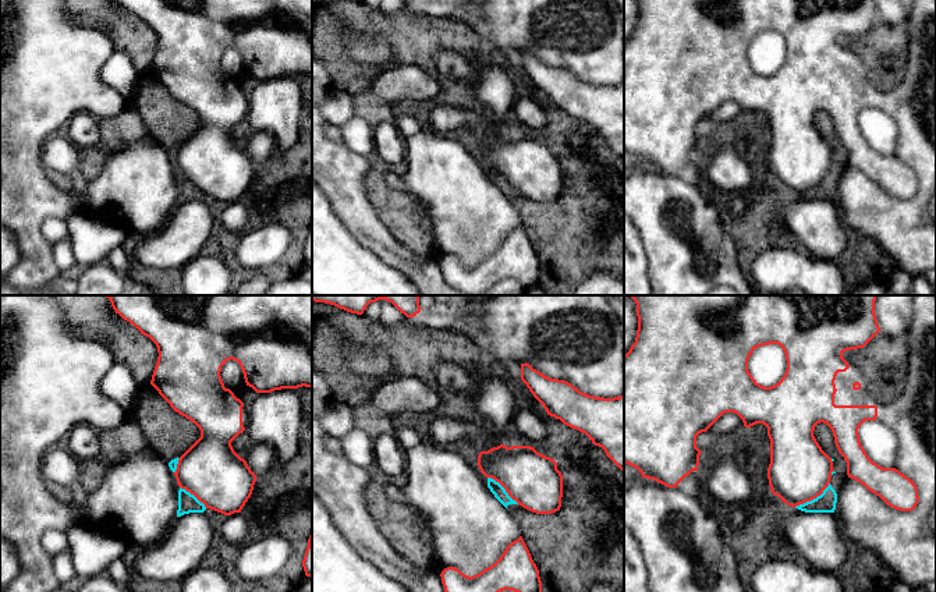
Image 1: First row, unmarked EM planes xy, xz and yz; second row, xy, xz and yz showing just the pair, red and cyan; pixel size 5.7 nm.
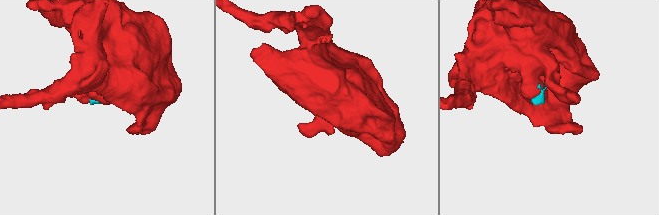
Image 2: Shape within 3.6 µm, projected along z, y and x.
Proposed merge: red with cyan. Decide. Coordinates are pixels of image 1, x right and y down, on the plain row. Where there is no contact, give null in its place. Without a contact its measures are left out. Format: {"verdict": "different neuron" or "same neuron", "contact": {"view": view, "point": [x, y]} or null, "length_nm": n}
{"verdict": "different neuron", "contact": {"view": "yz", "point": [814, 185]}, "length_nm": 240}

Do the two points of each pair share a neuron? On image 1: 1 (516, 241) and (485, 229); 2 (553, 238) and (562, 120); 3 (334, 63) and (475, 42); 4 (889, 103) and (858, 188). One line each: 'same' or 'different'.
1: same
2: same
3: same
4: same

